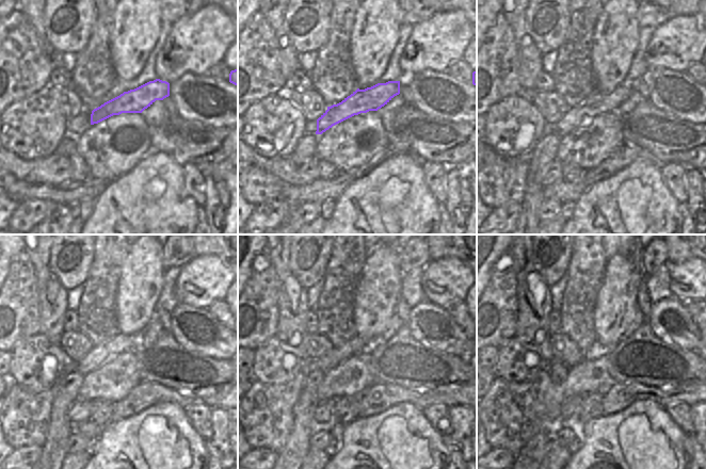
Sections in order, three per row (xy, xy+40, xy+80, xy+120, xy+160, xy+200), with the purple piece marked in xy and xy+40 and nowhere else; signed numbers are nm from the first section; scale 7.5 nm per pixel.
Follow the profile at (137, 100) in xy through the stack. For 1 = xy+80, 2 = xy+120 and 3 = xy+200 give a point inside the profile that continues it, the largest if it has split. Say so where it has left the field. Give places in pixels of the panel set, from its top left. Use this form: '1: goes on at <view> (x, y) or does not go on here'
1: goes on at xy+80 (597, 102)
2: goes on at xy+120 (119, 343)
3: goes on at xy+200 (545, 365)

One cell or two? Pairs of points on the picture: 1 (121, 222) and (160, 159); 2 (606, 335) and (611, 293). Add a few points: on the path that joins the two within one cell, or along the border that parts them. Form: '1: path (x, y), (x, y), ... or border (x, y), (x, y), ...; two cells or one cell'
1: path (135, 206), (156, 186), (159, 175); one cell
2: path (609, 324), (611, 321), (611, 304); one cell

